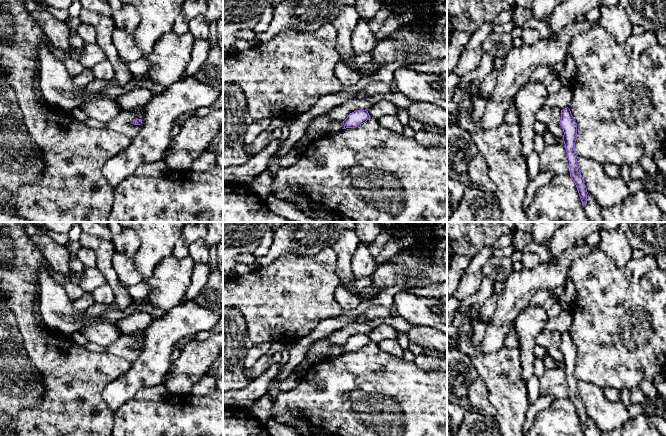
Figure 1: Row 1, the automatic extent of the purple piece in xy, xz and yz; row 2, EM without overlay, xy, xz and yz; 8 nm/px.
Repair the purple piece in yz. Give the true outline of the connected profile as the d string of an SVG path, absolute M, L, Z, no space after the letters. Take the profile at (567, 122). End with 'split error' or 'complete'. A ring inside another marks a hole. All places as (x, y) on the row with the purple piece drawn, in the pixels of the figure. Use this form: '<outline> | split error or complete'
M567 107L561 110L560 125L563 129L563 141L567 152L567 158L569 160L570 177L574 181L582 205L585 207L587 204L587 188L584 184L583 177L581 175L579 166L577 164L578 156L575 153L575 142L577 140L577 123L575 122L570 109Z | complete

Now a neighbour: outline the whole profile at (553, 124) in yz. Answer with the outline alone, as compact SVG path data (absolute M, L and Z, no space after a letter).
M552 108L551 117L546 122L547 130L549 130L555 137L562 139L564 132L560 125L561 110L559 108Z

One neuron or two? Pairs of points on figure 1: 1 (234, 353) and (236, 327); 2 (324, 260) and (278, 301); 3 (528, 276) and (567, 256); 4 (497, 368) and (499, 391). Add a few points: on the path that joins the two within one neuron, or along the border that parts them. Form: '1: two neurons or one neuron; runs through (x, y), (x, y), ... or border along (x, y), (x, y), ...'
1: one neuron; runs through (234, 347), (234, 333)
2: one neuron; runs through (313, 271), (289, 293)
3: one neuron; runs through (538, 276), (548, 275), (557, 266)
4: one neuron; runs through (496, 374), (499, 378), (499, 385)

